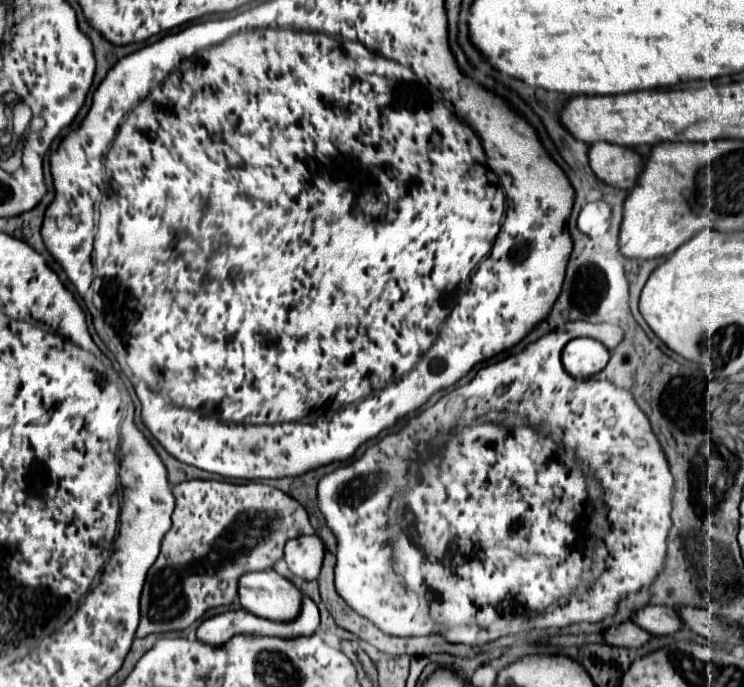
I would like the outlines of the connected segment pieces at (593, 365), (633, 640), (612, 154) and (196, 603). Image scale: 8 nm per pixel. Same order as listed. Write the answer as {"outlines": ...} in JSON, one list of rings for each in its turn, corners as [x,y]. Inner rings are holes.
{"outlines":[[[[575,338],[563,348],[563,366],[573,378],[591,378],[609,362],[609,350],[595,338]]],[[[625,622],[621,626],[615,626],[615,628],[607,630],[603,636],[605,636],[607,644],[621,646],[621,648],[641,648],[643,644],[651,642],[651,638],[653,638],[649,632],[639,628],[635,622]]],[[[597,142],[589,148],[589,166],[601,182],[621,190],[631,190],[643,168],[643,162],[625,146],[605,146],[605,142]]],[[[187,480],[173,486],[177,498],[173,510],[173,526],[165,534],[161,544],[161,554],[149,568],[145,588],[141,594],[141,622],[137,636],[147,636],[151,632],[171,632],[191,626],[197,618],[205,614],[207,608],[231,604],[237,596],[237,578],[251,570],[267,570],[277,558],[283,556],[283,546],[289,538],[303,534],[313,534],[305,508],[289,498],[285,492],[259,484],[229,484],[219,480]]]]}

